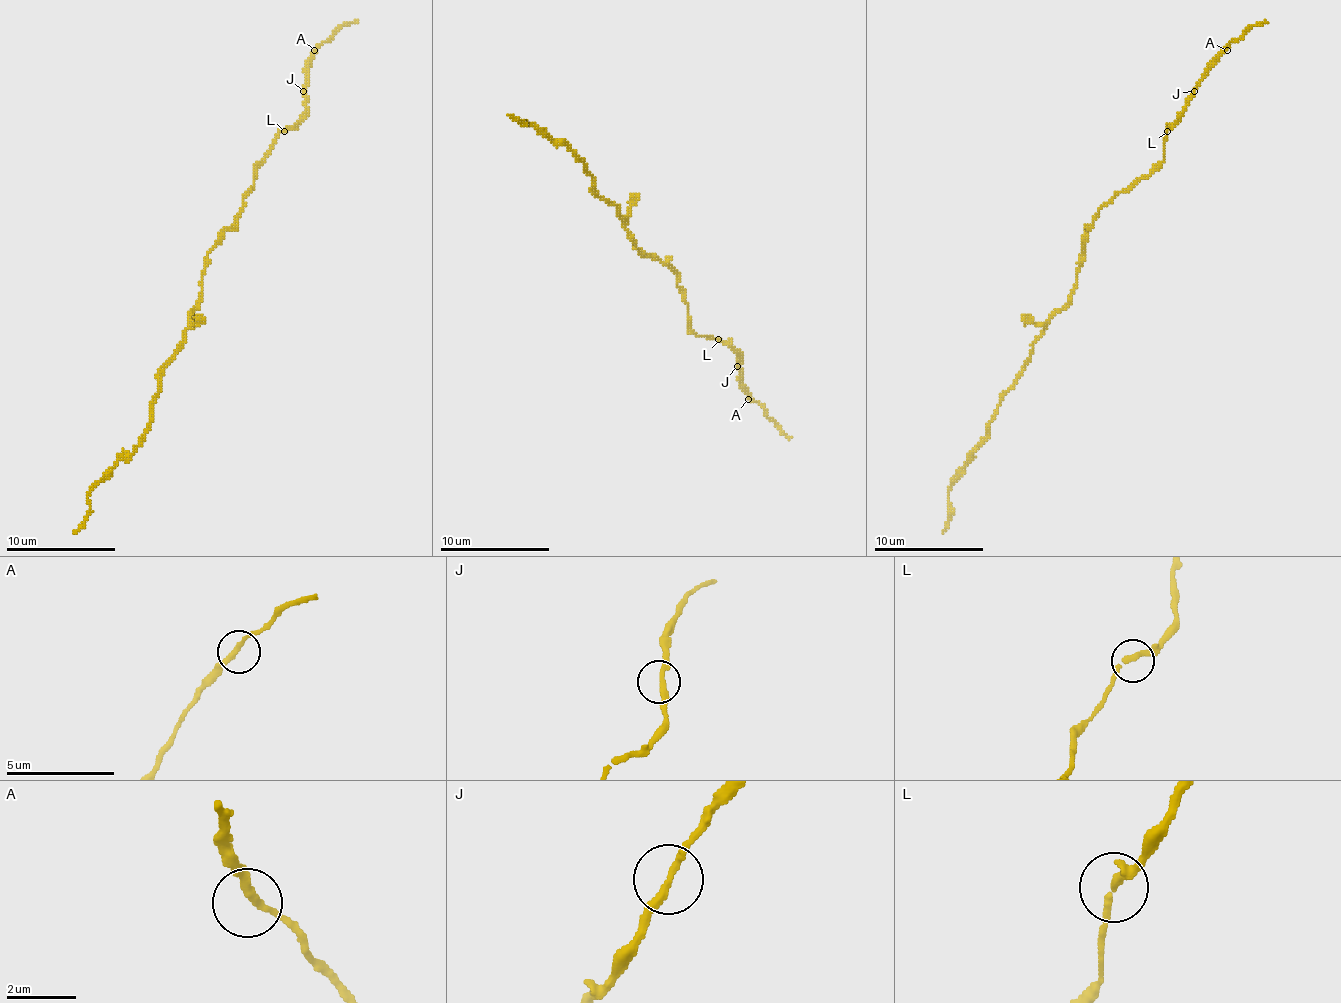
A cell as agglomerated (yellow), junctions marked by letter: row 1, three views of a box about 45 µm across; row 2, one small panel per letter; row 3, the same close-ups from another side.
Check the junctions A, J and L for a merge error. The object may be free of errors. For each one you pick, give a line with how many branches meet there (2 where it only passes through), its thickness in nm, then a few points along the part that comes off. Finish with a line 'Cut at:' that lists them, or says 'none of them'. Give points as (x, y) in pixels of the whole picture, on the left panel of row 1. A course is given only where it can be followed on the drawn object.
Cut at: none of them

